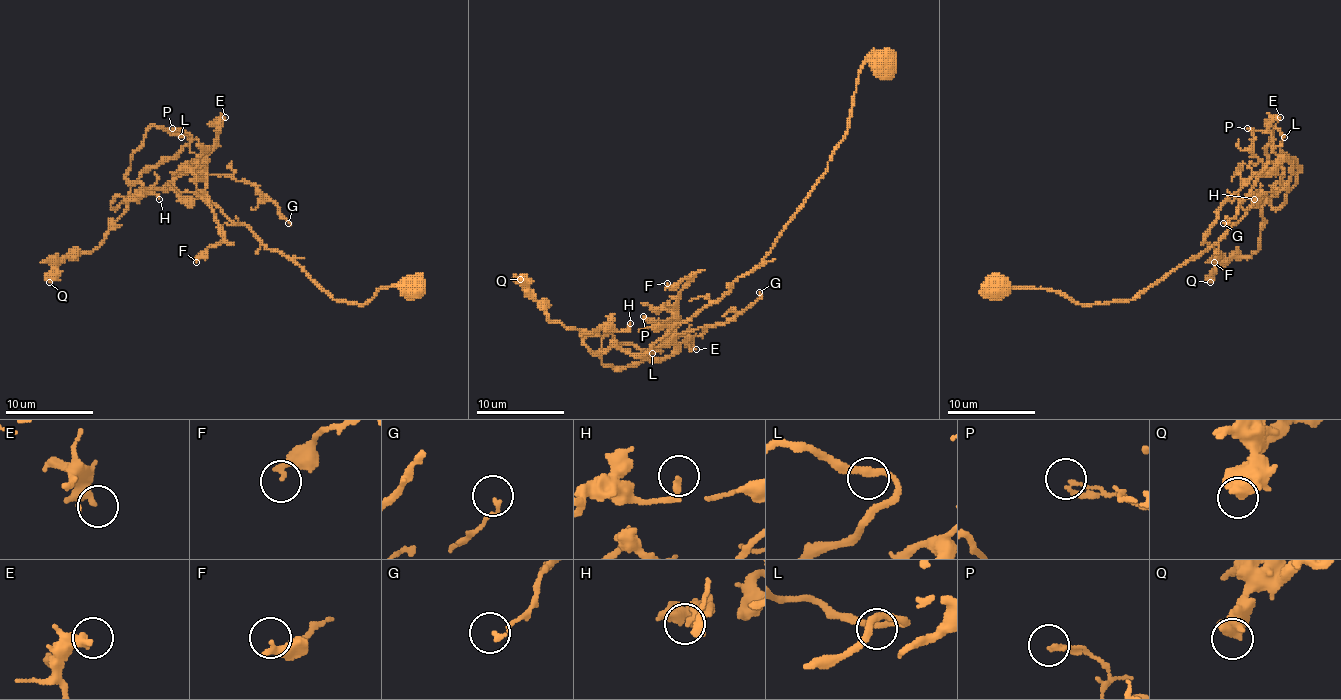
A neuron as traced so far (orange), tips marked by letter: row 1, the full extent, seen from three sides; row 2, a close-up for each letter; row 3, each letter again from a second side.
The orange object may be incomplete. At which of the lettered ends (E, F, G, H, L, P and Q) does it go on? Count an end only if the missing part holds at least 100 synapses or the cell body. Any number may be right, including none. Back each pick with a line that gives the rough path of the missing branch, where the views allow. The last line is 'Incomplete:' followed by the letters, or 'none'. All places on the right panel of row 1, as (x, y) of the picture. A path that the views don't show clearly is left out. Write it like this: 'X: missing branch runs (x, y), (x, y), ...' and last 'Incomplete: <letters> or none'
Incomplete: none

